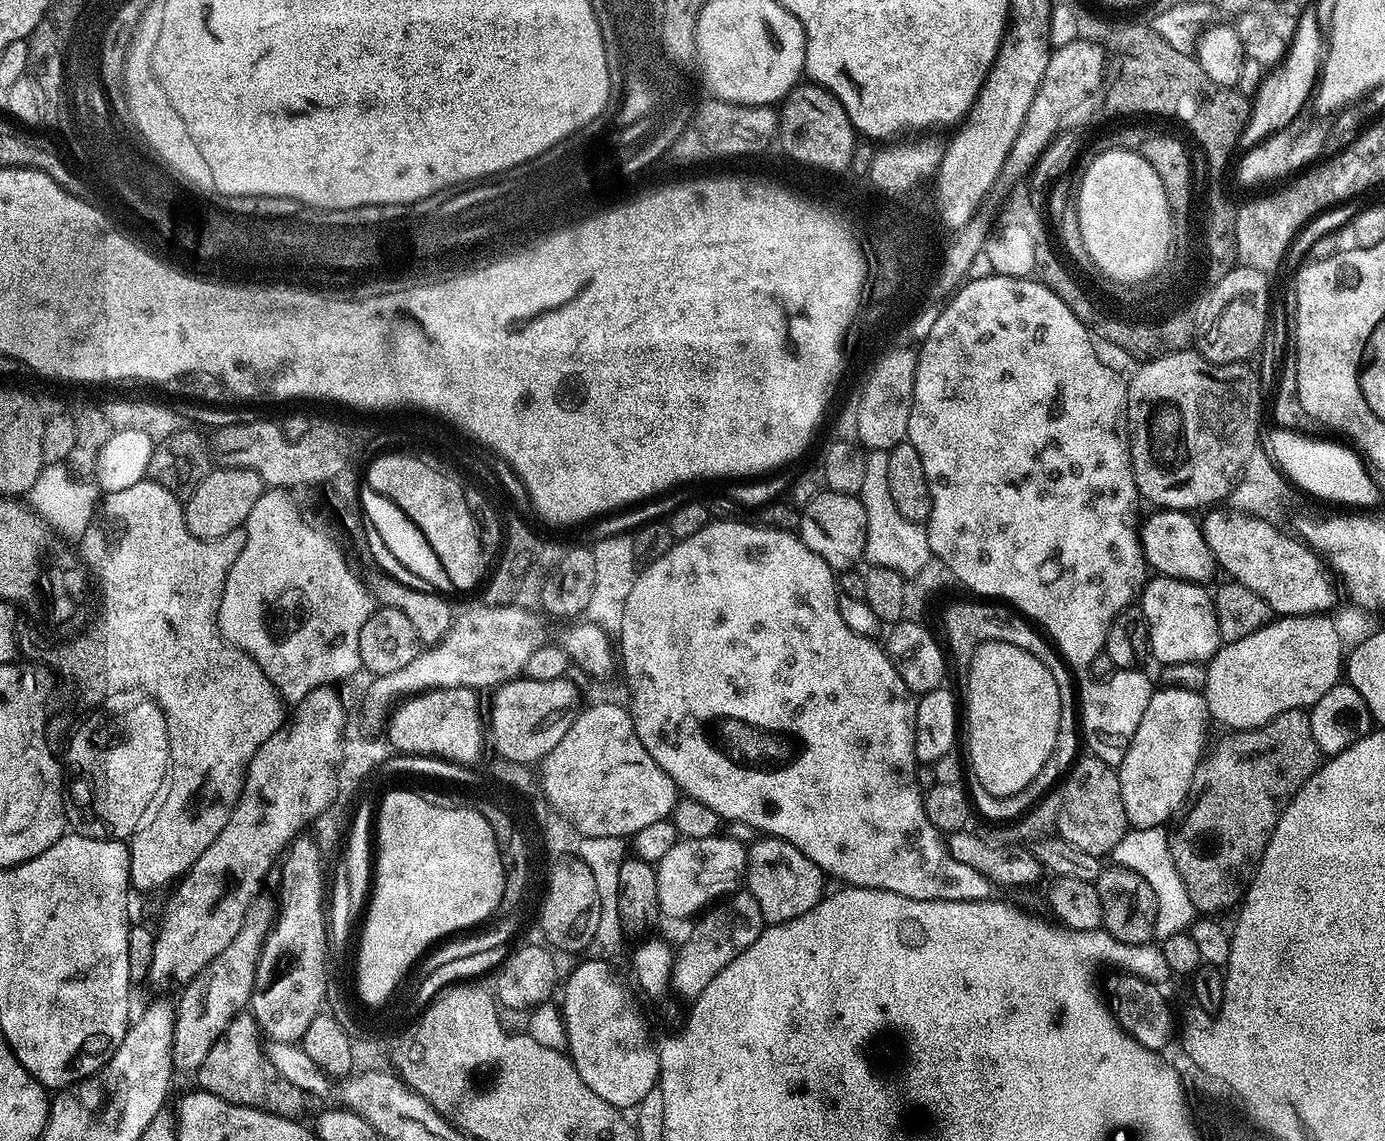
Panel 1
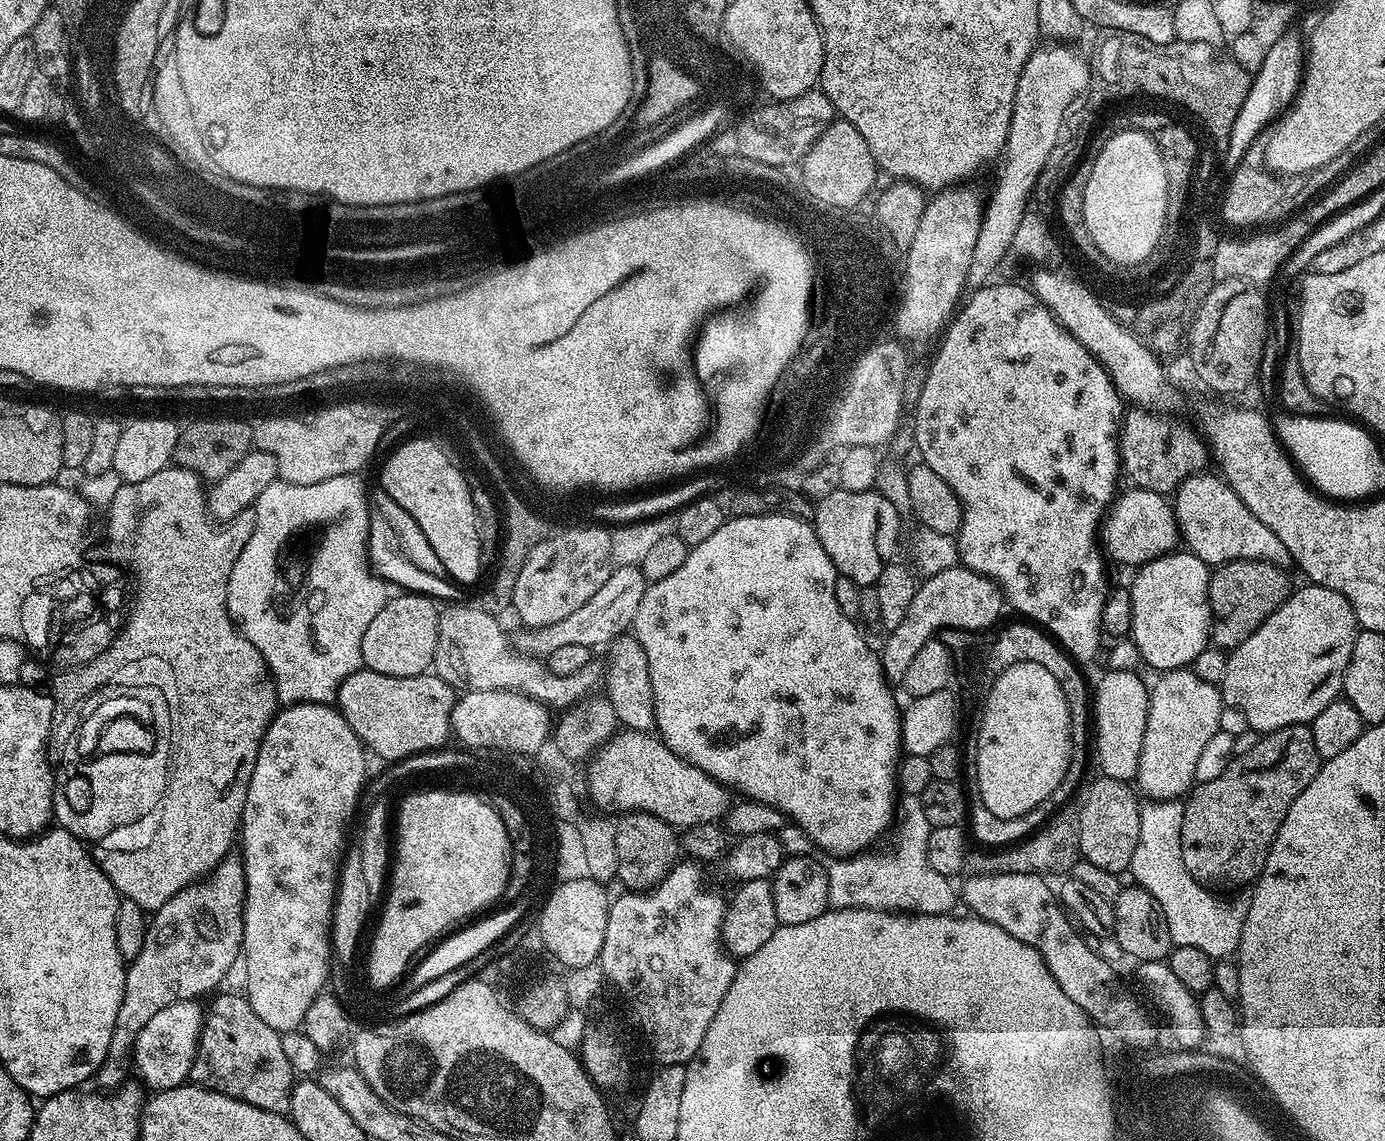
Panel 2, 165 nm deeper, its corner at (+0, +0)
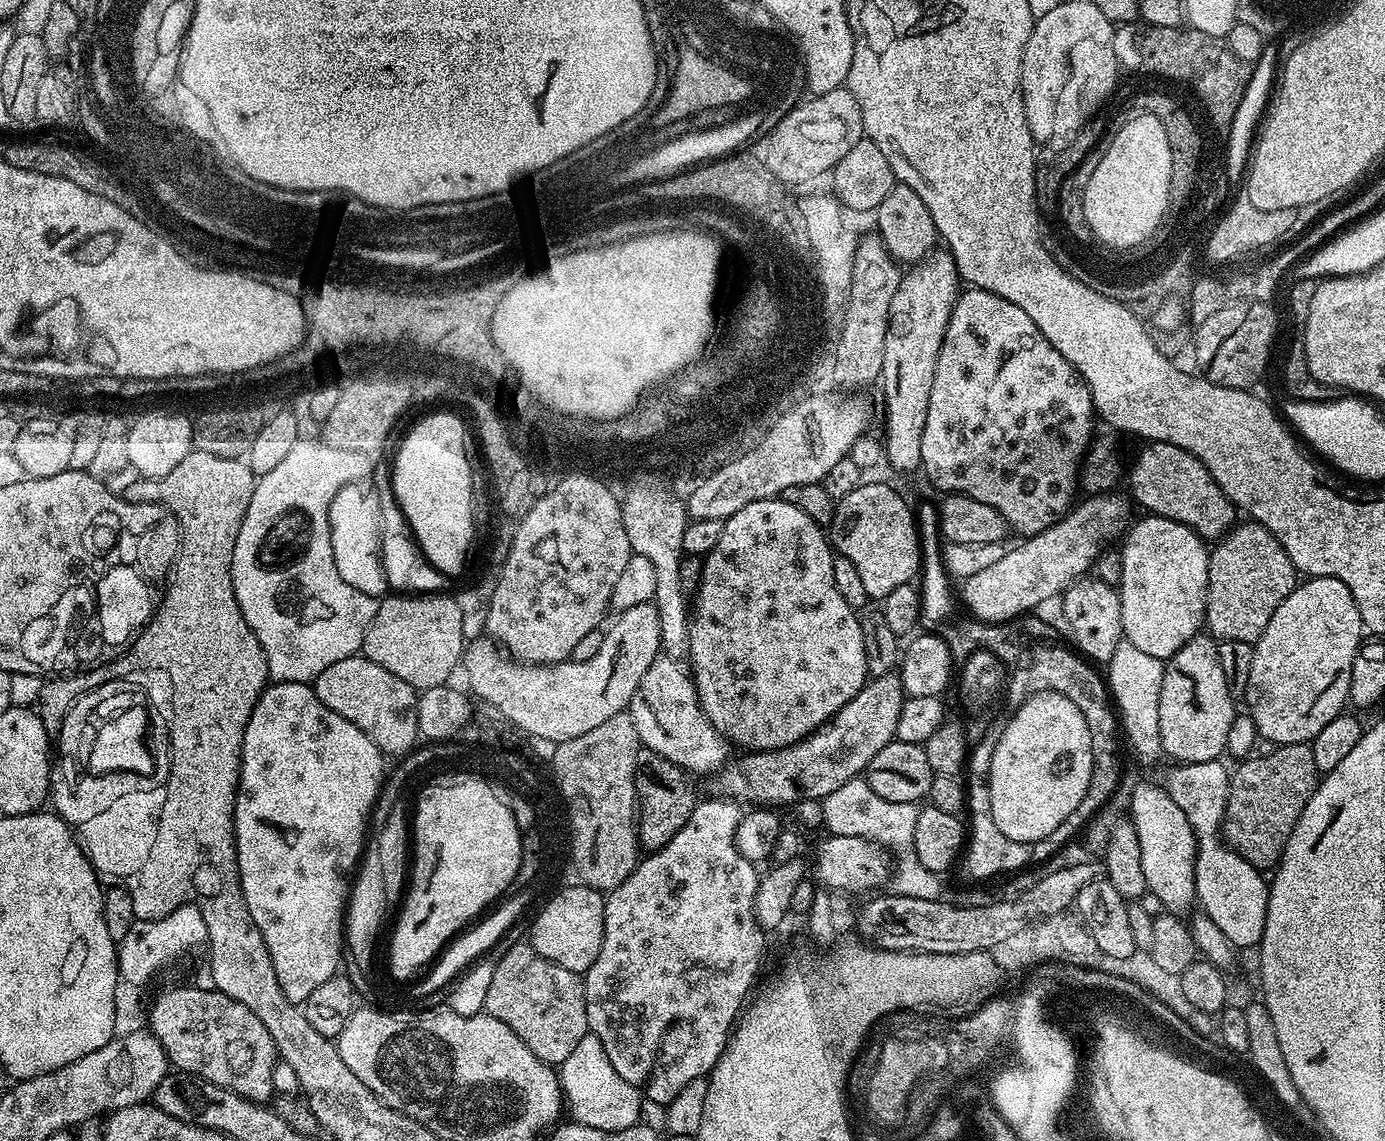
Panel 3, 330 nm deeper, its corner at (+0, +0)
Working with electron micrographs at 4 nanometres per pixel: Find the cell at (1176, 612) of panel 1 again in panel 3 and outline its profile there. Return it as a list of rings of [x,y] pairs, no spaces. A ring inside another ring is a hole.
[[[1151,514],[1141,517],[1127,529],[1122,540],[1124,548],[1119,549],[1122,578],[1118,591],[1123,639],[1167,662],[1205,627],[1210,548],[1193,528],[1182,522]]]

